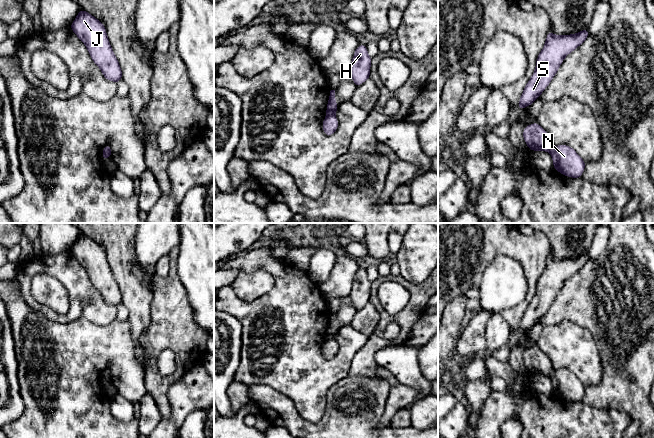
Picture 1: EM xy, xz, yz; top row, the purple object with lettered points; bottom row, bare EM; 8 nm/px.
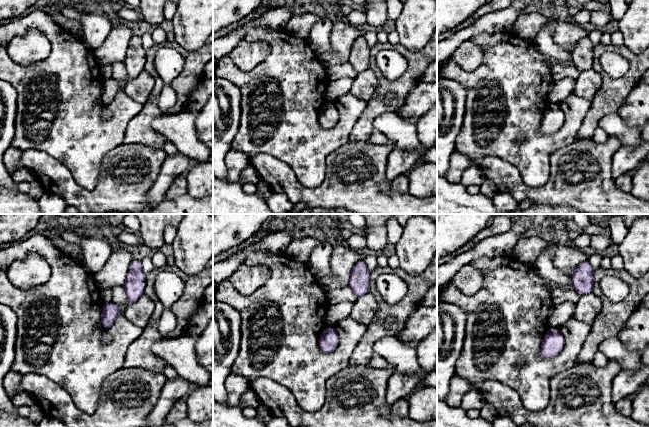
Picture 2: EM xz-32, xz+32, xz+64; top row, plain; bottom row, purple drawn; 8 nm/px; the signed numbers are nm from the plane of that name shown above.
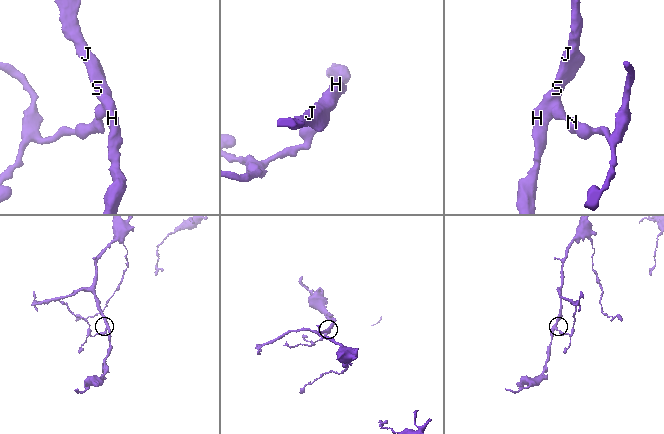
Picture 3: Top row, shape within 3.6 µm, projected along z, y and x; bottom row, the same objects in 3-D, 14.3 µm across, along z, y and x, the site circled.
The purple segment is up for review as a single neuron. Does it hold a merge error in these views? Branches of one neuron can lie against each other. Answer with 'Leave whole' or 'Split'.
Split

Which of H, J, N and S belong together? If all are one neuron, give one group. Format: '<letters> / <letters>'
H J S / N

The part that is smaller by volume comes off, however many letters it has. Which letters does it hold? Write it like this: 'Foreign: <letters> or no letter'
Foreign: N

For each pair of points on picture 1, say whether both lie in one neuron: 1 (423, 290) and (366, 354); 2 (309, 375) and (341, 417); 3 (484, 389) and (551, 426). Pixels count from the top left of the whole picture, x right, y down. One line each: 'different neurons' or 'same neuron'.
1: same neuron
2: different neurons
3: different neurons

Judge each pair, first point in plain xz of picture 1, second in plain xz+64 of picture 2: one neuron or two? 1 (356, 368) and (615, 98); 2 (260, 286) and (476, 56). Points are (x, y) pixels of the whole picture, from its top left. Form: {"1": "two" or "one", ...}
{"1": "one", "2": "one"}

